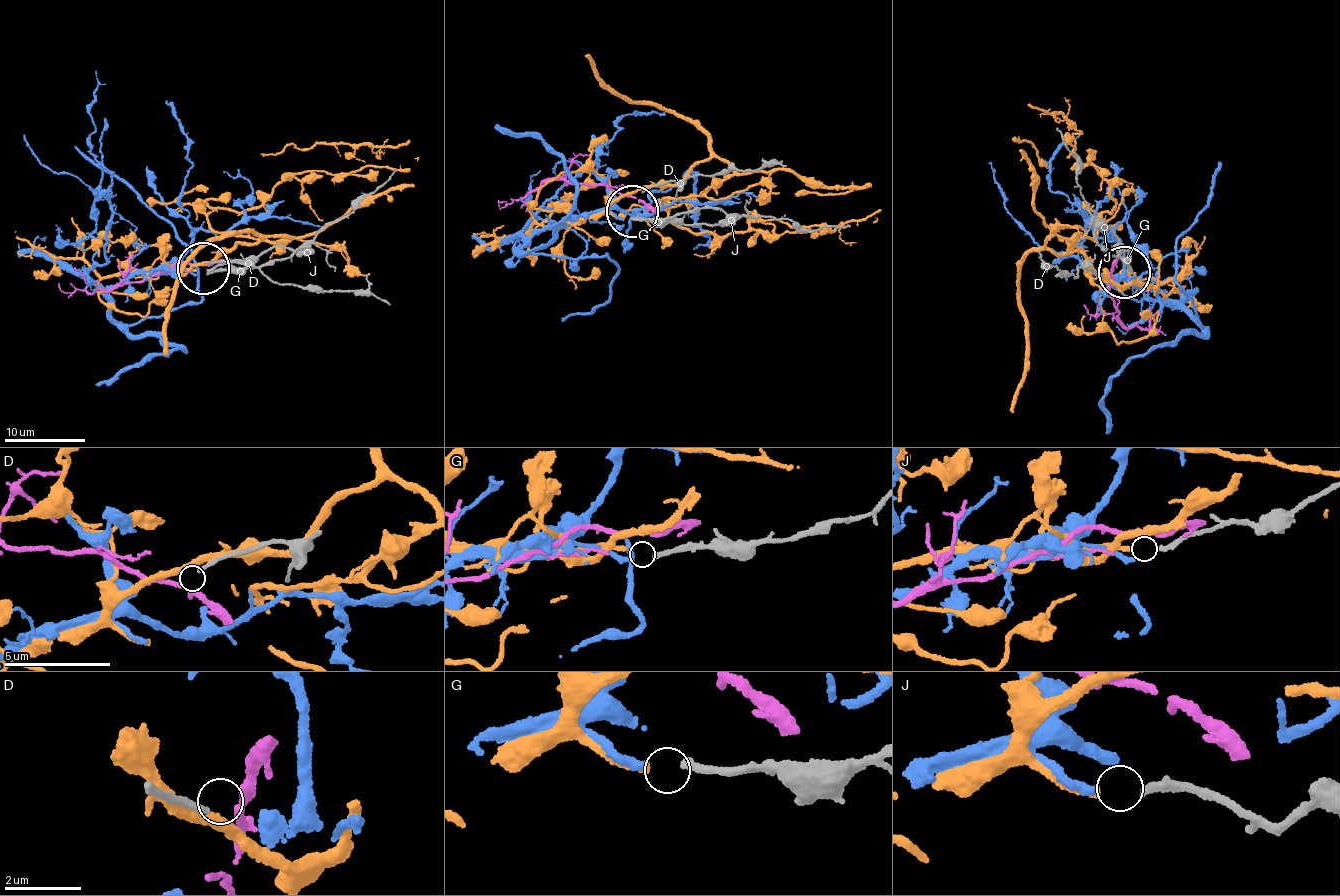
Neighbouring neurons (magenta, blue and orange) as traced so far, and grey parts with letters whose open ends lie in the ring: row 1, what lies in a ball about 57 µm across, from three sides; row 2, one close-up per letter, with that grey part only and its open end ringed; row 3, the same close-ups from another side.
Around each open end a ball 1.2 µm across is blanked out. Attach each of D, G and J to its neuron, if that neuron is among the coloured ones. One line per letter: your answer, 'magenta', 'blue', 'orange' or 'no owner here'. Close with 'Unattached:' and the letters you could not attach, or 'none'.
D: no owner here
G: blue
J: orange
Unattached: D

